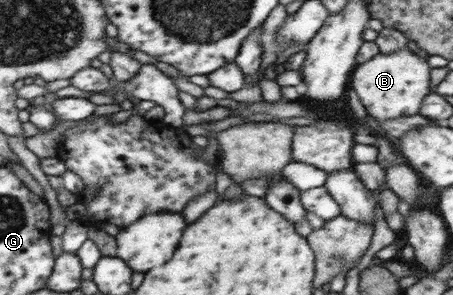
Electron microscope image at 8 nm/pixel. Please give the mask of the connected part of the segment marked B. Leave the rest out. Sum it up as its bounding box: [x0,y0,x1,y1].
[351,49,429,120]

